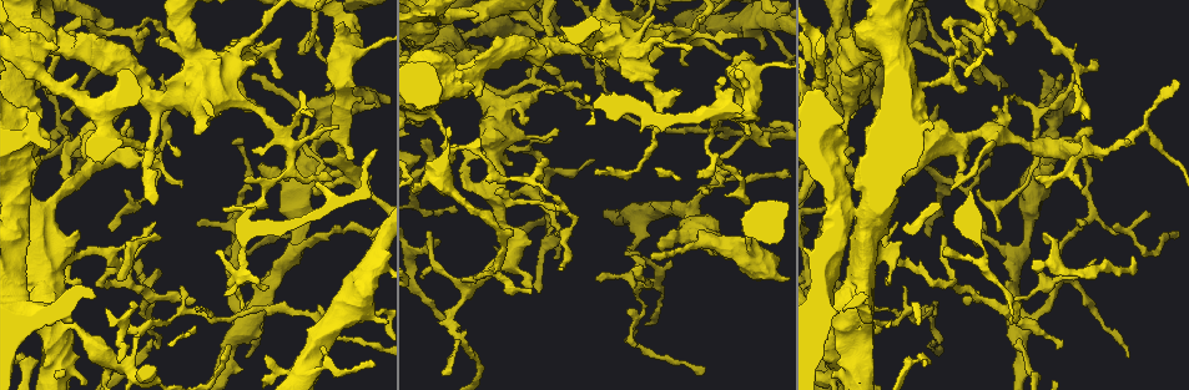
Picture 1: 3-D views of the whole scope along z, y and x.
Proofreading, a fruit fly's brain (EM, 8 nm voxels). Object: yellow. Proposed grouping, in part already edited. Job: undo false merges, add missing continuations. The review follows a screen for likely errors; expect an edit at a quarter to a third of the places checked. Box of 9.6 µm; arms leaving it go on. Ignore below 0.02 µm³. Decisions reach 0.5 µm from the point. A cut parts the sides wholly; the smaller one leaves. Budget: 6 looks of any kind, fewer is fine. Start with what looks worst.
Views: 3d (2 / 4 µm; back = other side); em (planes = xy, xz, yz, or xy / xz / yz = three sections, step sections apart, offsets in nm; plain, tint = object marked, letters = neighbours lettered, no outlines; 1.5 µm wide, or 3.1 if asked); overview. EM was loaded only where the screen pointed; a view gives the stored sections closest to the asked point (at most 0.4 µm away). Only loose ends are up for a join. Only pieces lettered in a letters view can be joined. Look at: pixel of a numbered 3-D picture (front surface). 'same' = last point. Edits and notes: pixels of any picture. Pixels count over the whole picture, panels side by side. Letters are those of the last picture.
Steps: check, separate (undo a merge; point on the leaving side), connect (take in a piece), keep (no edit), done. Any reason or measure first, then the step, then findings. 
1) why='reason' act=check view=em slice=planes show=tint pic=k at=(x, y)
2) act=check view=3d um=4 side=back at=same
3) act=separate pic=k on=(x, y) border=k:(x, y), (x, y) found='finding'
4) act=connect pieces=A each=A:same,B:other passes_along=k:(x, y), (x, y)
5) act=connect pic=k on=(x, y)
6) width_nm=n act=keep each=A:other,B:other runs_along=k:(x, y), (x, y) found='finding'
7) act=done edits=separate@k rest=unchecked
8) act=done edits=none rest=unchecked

why='free end' act=check view=em slice=planes show=letters pic=1 at=(1133, 256)

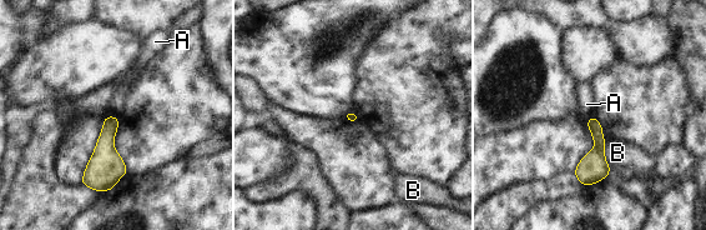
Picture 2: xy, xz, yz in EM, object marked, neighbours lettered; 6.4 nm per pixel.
act=keep each=A:other,B:other border=2:(110, 115), (116, 118) found='none of them fits'

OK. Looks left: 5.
why='free end' act=check view=3d um=2 pic=1 at=(325, 90)

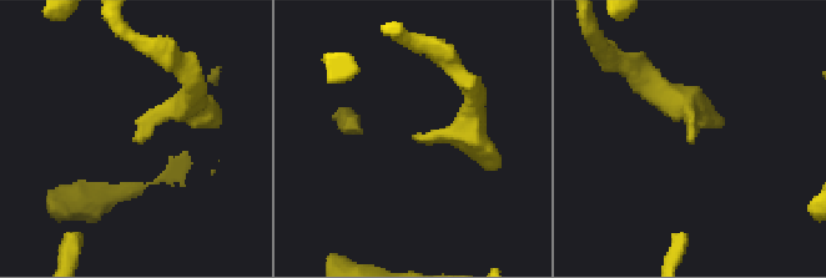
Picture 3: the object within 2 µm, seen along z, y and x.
why='now the EM' act=check view=em slice=planes show=letters pic=3 at=(135, 139)

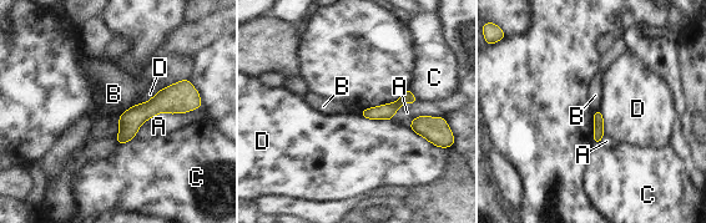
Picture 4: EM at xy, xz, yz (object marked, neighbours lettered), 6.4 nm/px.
act=keep each=A:other,B:other,C:other,D:other runs_along=4:(181, 100), (146, 110), (120, 138) found='no lettered piece goes on from it'

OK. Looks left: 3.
why='free end' act=check view=3d um=4 pic=1 at=(1056, 349)

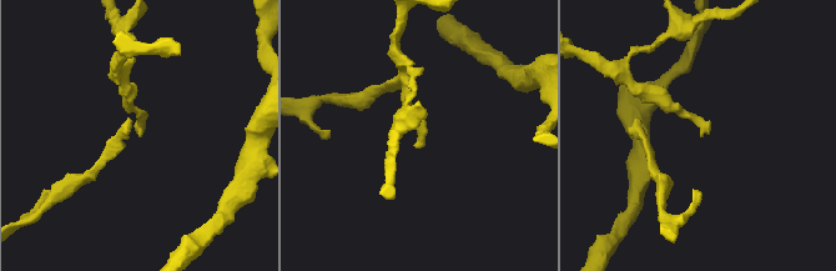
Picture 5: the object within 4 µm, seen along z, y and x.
why='need the tissue' act=check view=em slice=planes show=letters pic=5 at=(138, 134)

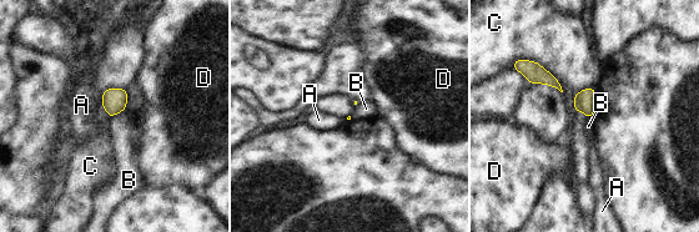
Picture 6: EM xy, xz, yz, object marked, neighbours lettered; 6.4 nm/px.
act=keep each=A:other,B:other,C:other,D:other border=6:(125, 109), (110, 117) found='no lettered piece goes on from it'

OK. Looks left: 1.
act=done edits=none rest=unchecked

